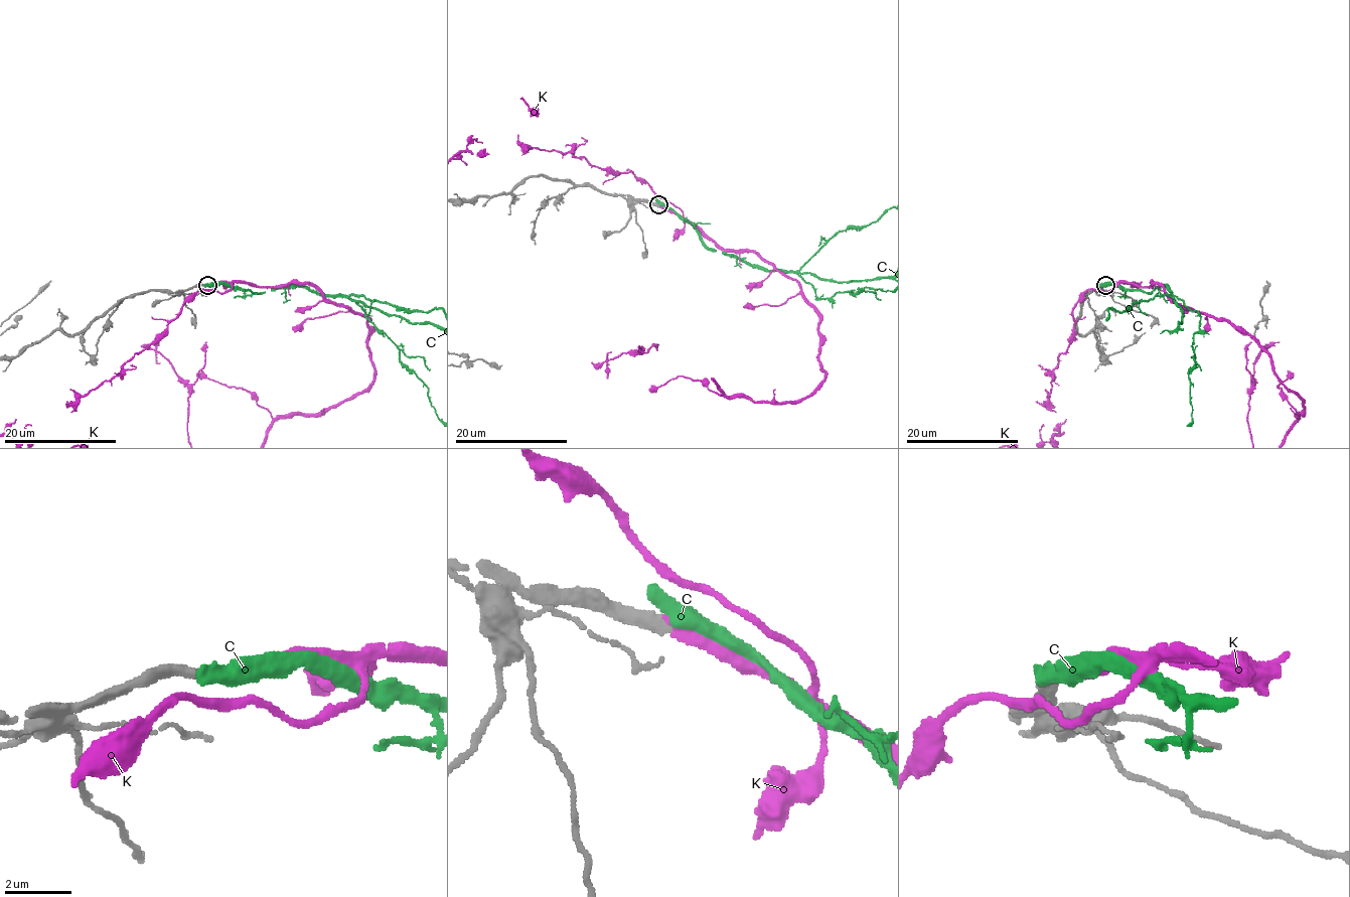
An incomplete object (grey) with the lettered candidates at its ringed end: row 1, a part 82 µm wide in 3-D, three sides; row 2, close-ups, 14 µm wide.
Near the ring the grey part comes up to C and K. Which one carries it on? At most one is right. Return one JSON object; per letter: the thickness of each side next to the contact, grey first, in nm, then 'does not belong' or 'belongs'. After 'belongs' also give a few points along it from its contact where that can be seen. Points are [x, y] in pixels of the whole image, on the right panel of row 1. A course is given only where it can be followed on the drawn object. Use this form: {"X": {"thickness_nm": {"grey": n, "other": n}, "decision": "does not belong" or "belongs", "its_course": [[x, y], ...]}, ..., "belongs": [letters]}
{"C": {"thickness_nm": {"grey": 400, "other": 650}, "decision": "does not belong"}, "K": {"thickness_nm": {"grey": 380, "other": 240}, "decision": "belongs"}, "belongs": ["K"]}

